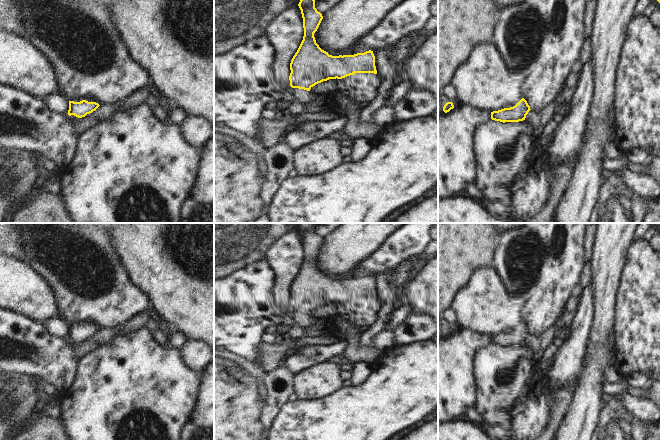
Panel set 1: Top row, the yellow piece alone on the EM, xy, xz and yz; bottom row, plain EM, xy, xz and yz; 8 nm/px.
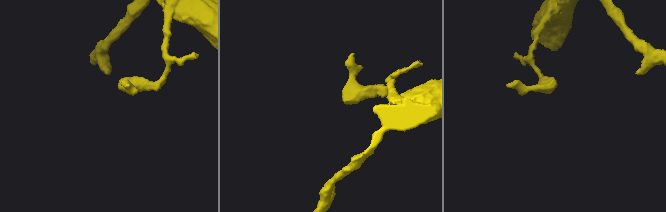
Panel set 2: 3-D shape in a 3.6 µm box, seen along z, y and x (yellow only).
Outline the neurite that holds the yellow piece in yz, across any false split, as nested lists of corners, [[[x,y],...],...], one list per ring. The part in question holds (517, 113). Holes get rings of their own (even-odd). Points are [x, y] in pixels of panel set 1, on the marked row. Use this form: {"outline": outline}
{"outline": [[[522,98],[515,106],[491,112],[491,119],[500,122],[519,122],[526,120],[533,128],[541,125],[541,115],[530,109],[527,101]]]}

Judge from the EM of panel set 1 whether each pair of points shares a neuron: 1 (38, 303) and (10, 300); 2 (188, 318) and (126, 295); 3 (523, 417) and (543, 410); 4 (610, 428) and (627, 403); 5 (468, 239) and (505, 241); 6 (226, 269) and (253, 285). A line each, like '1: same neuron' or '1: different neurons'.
1: same neuron
2: different neurons
3: same neuron
4: different neurons
5: different neurons
6: different neurons

